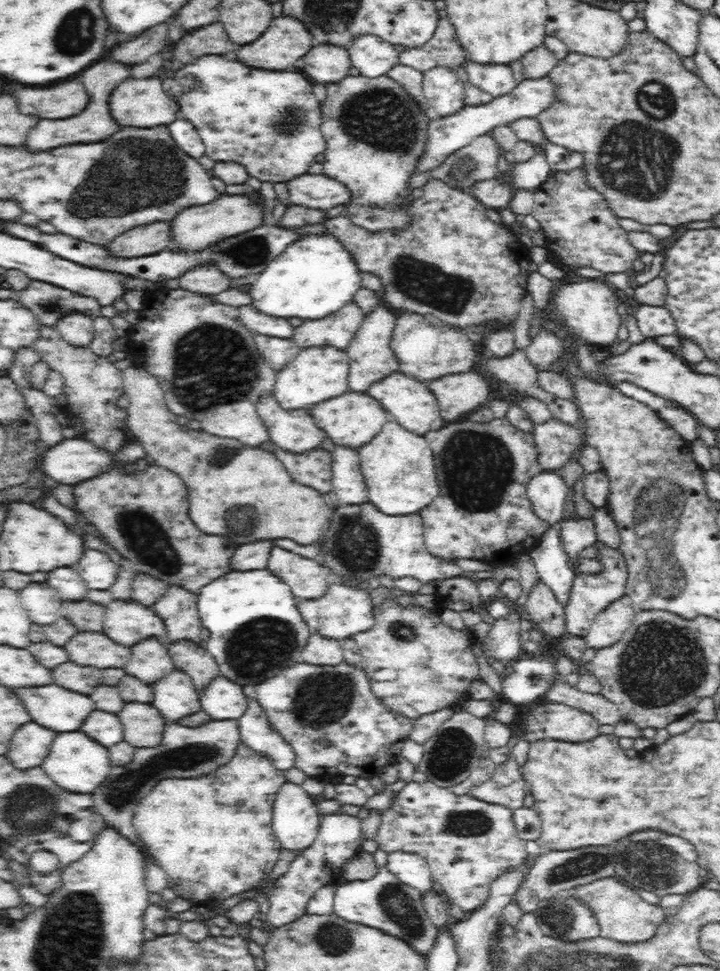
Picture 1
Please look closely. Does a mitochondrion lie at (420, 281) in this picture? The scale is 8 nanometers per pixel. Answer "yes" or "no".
yes

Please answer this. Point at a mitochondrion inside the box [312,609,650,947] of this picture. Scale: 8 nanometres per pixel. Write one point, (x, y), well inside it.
(453, 750)

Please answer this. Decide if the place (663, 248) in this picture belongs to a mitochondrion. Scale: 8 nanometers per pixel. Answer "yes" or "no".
no

